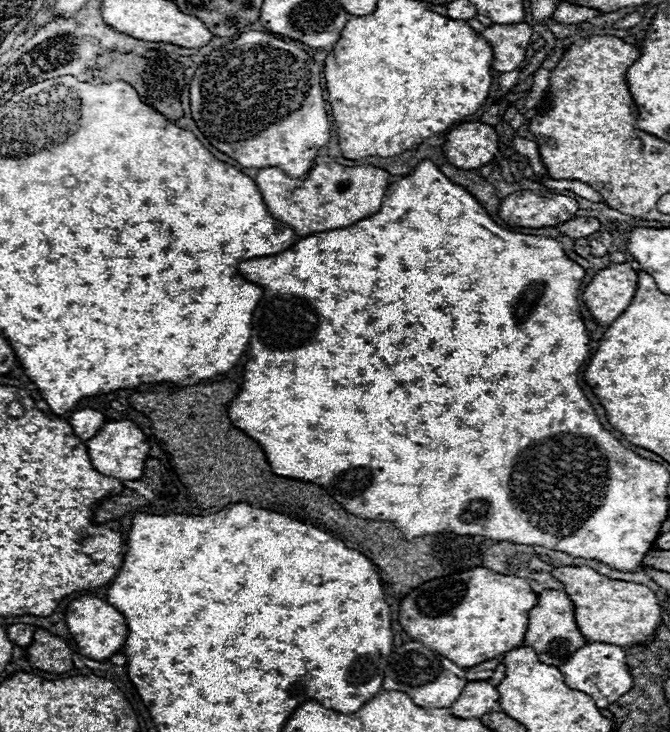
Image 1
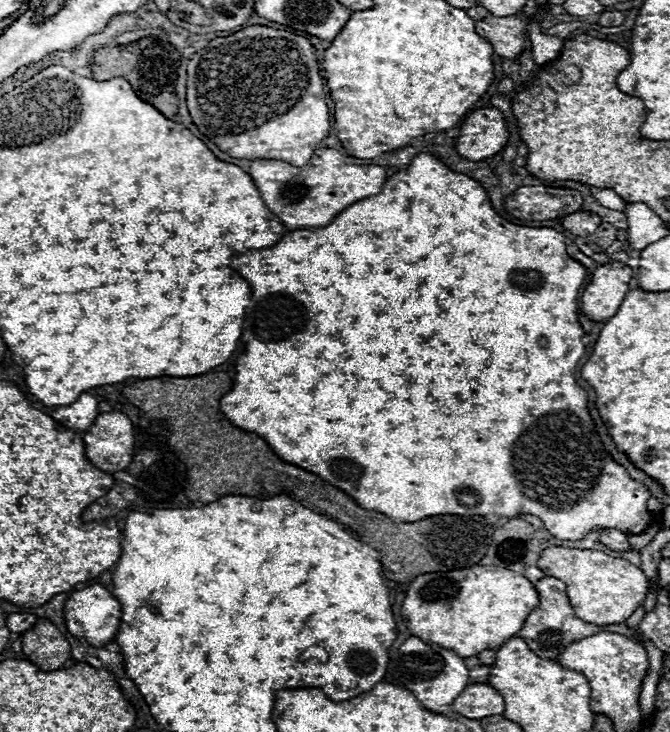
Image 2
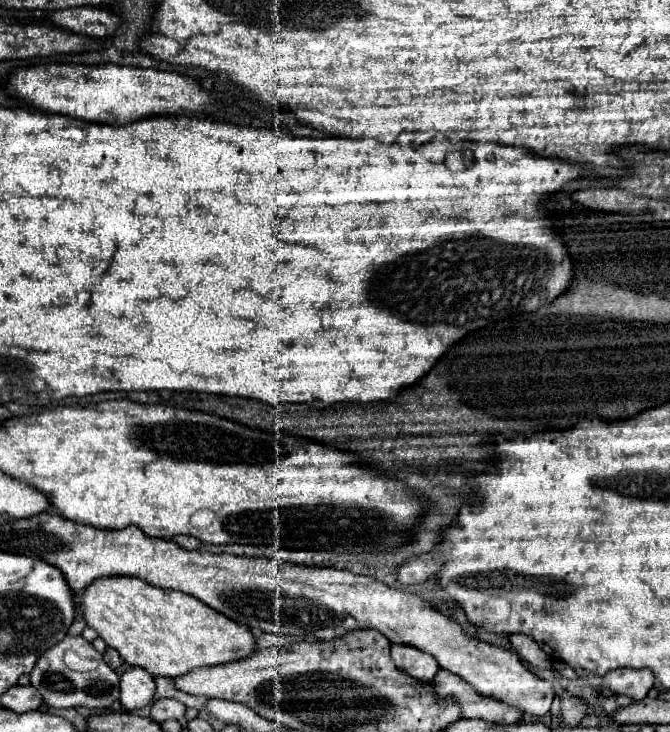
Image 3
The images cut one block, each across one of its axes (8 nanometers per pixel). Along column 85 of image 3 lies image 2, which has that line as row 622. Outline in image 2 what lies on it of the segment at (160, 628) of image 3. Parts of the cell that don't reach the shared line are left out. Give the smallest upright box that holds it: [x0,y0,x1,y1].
[538,546,648,626]

